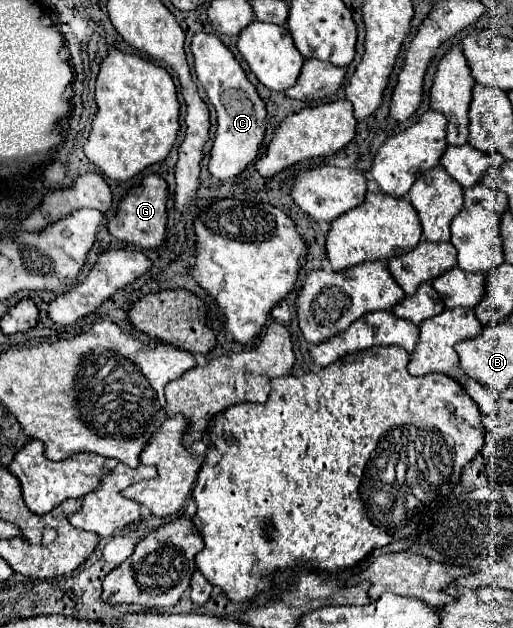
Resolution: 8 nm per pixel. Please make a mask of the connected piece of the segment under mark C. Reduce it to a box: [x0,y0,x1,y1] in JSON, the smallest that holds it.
[190,33,266,179]

